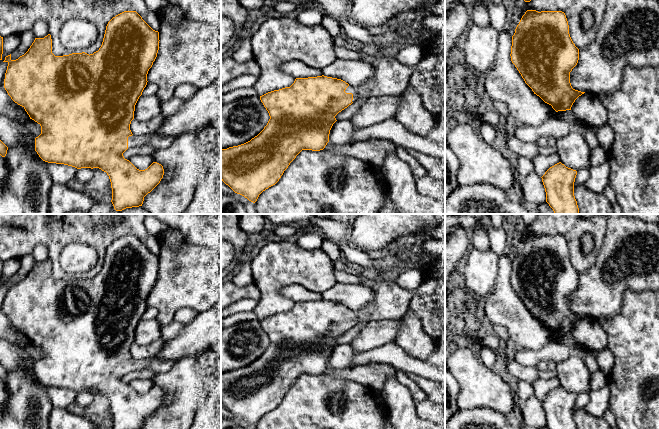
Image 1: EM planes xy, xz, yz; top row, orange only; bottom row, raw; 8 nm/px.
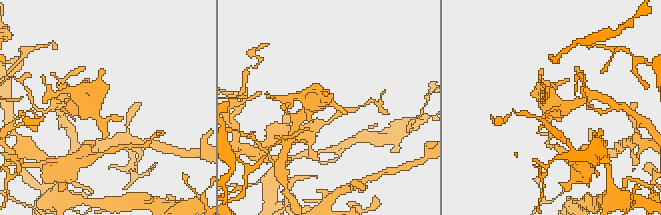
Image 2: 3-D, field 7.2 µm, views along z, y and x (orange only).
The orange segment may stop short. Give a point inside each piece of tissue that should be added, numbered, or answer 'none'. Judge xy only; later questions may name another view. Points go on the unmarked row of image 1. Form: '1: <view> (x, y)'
1: xy (155, 364)

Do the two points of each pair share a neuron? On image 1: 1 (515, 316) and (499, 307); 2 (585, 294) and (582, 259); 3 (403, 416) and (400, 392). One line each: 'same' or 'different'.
1: same
2: different
3: same

